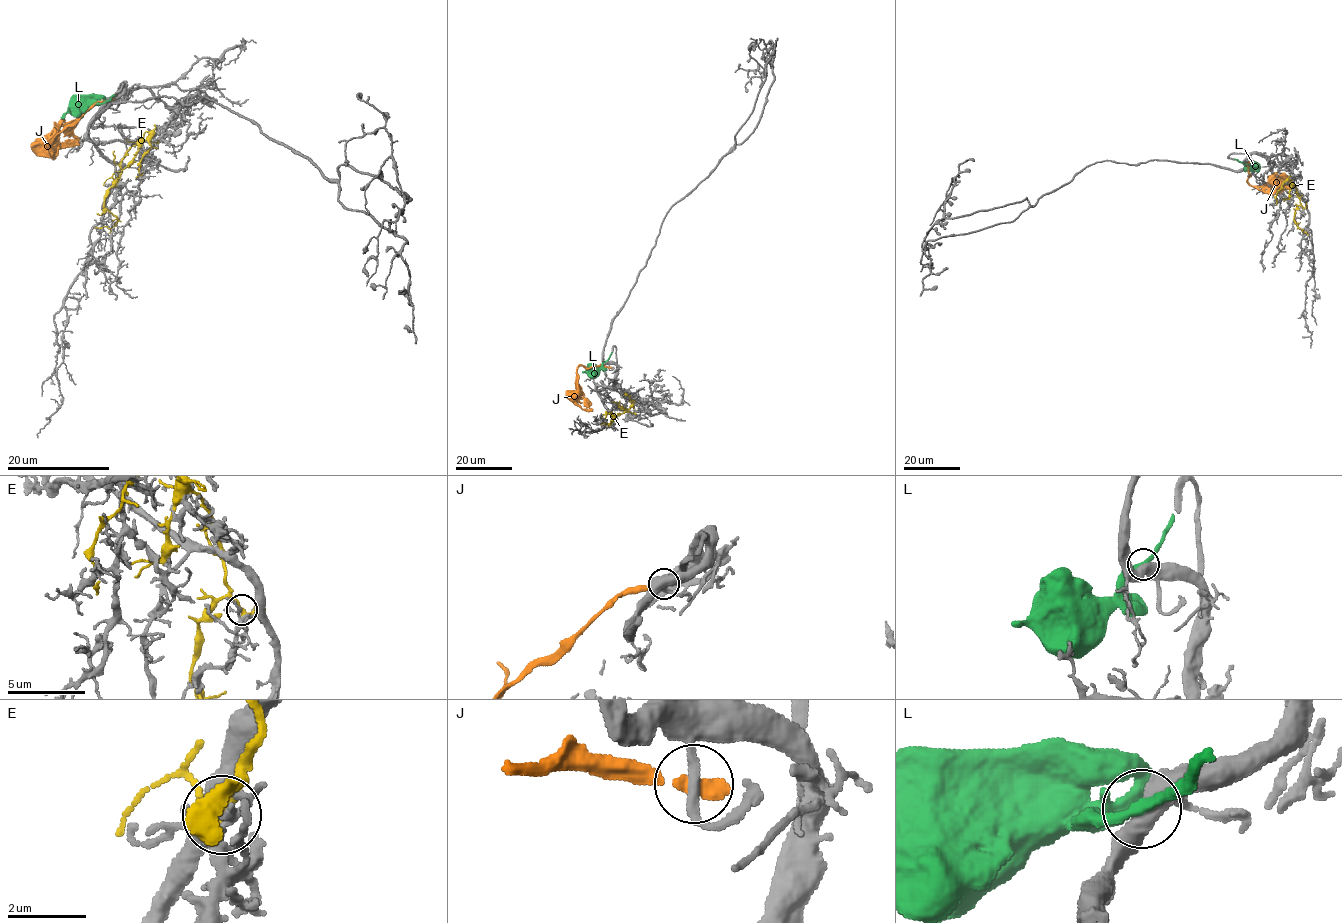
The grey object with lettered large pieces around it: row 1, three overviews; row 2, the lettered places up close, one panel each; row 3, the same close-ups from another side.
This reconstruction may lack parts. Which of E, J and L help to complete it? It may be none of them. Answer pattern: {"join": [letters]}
{"join": ["L"]}

